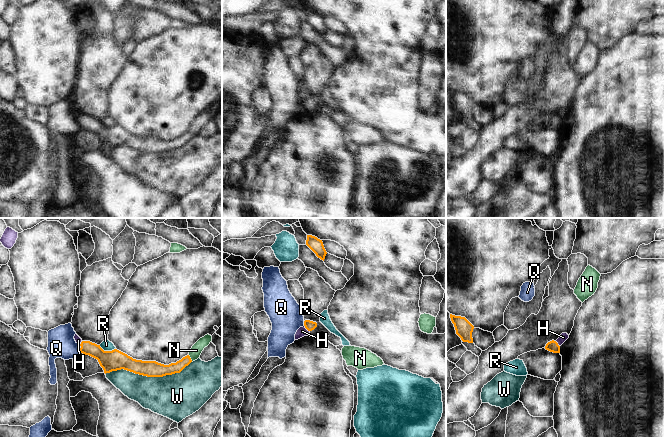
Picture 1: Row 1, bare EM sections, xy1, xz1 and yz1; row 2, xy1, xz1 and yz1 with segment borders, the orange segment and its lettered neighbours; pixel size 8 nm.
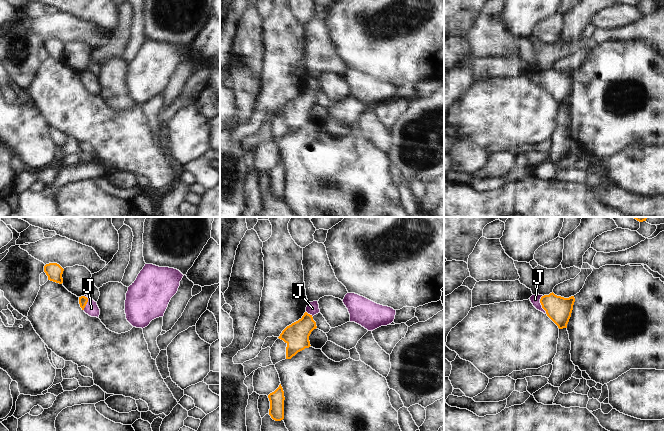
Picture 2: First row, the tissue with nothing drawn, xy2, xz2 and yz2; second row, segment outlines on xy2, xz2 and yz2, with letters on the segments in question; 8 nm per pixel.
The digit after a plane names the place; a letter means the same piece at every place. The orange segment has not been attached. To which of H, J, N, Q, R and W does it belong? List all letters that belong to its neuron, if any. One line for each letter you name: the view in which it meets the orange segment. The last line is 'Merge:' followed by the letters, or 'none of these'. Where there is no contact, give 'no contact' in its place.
J: meets orange in yz2
Merge: J

